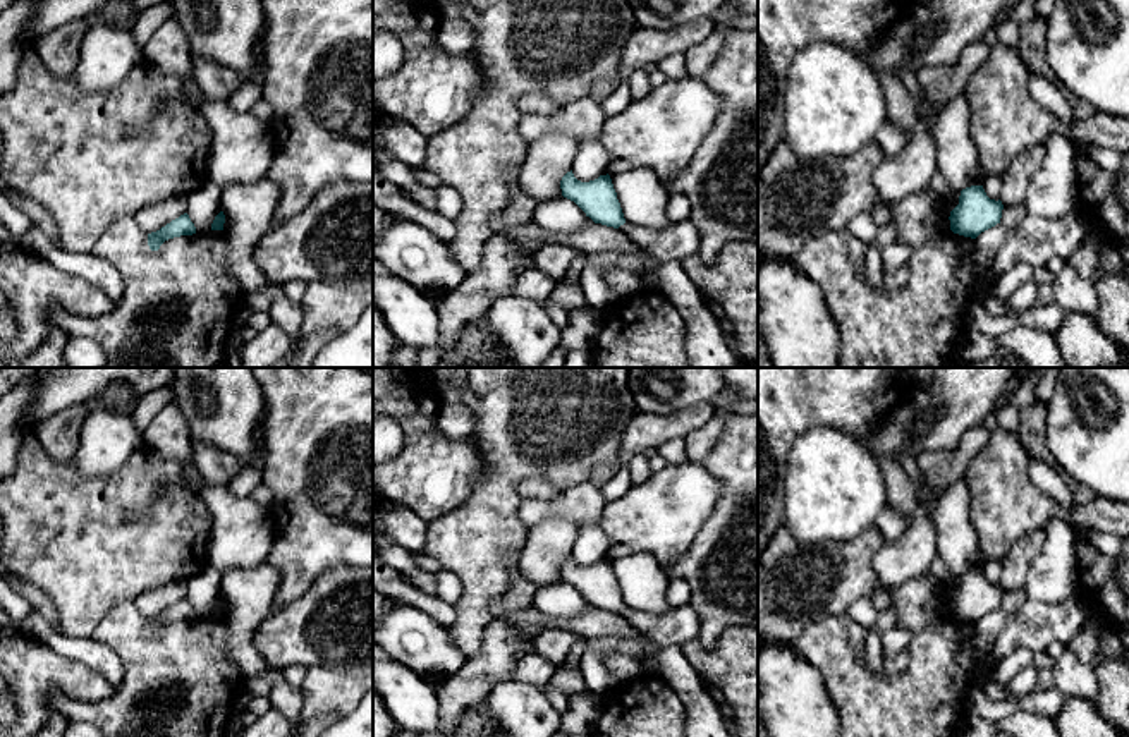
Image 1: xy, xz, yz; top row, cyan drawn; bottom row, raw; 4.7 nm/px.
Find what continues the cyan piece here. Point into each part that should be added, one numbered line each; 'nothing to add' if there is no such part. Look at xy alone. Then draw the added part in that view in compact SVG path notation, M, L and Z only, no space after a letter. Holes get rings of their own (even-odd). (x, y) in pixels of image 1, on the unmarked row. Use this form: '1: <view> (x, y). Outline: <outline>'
nothing to add

